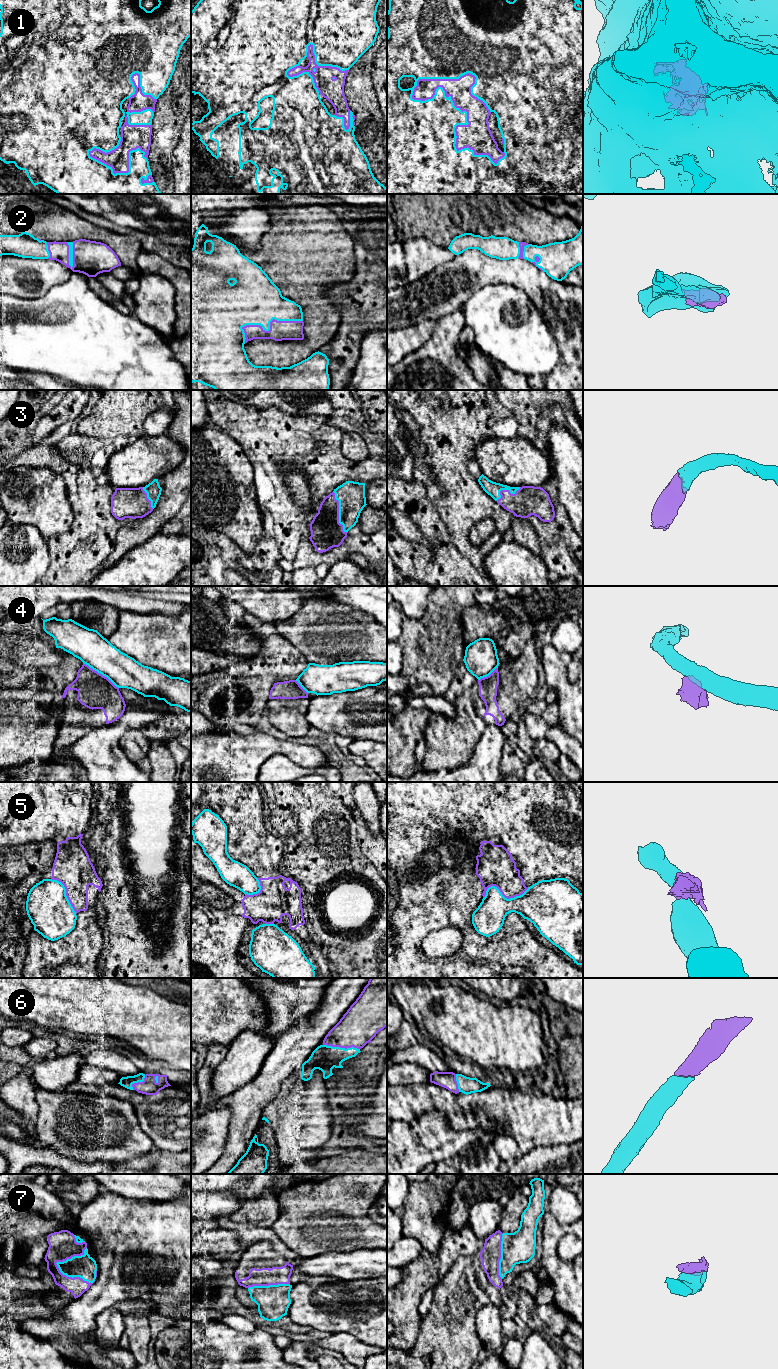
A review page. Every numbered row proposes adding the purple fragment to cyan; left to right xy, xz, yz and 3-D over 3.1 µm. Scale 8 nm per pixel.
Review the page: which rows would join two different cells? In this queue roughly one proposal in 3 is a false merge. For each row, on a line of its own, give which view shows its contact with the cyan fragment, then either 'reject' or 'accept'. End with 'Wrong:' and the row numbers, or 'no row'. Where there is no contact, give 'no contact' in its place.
1: yz | accept
2: xz | accept
3: xz | accept
4: xy | reject
5: yz | reject
6: xz | accept
7: xy | accept
Wrong: 4, 5

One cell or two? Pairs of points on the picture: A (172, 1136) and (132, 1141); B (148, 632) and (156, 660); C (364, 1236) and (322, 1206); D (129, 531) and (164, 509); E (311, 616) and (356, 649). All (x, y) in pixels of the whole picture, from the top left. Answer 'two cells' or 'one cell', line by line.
A: two cells
B: one cell
C: one cell
D: one cell
E: one cell

